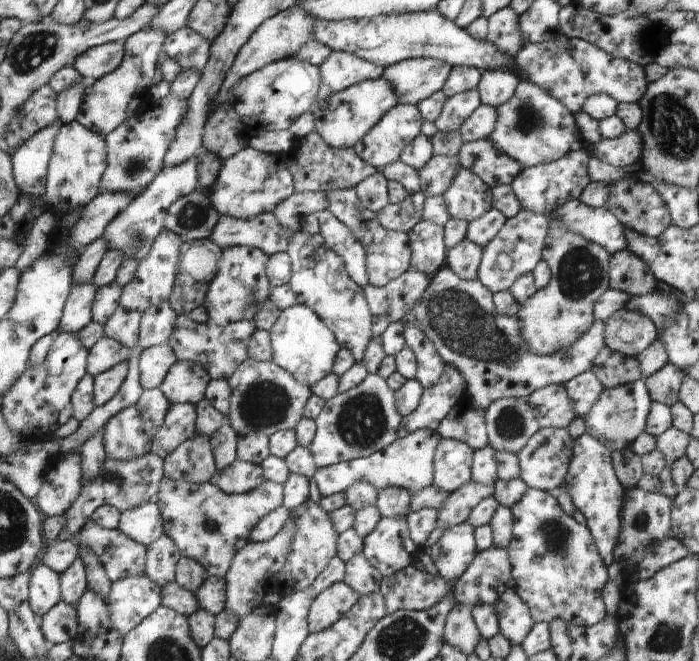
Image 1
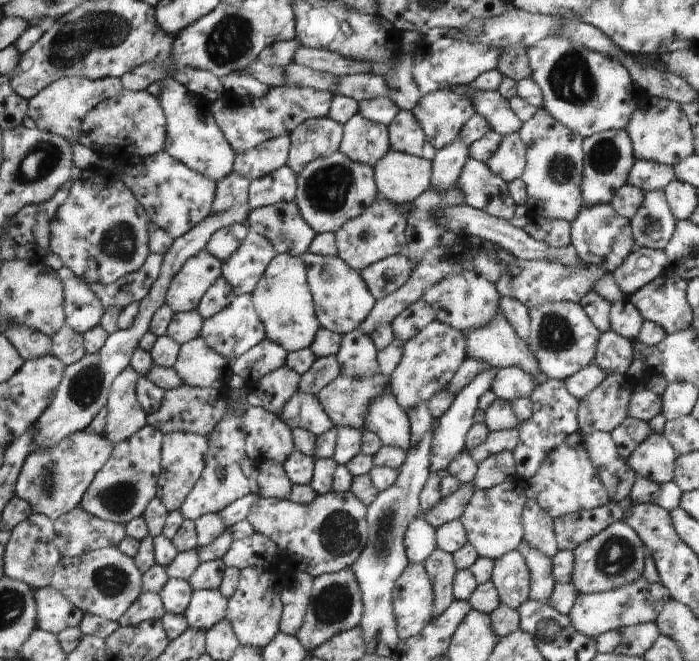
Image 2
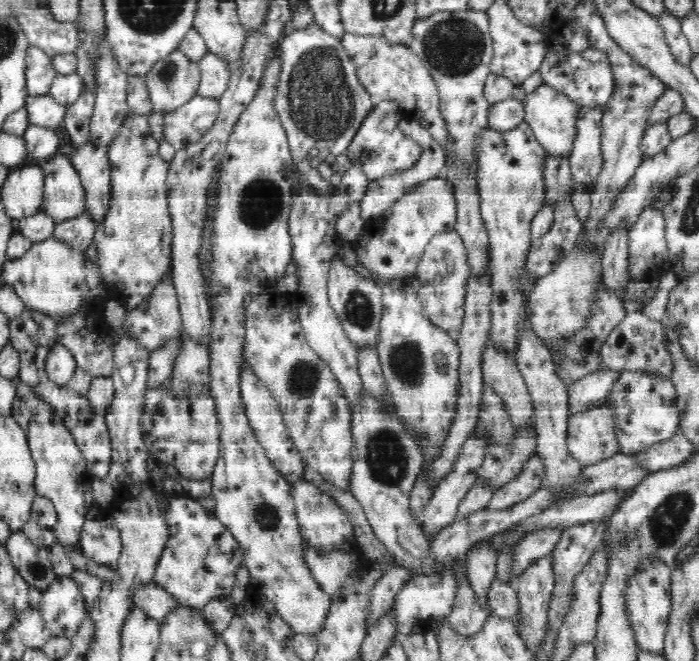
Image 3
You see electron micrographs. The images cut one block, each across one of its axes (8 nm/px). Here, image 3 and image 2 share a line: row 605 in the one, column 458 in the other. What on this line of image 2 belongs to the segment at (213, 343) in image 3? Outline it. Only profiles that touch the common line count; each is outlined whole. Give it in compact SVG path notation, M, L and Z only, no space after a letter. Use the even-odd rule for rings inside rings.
M469 269L445 277L434 286L430 286L422 296L434 310L439 322L449 325L462 334L489 324L499 310L500 298L494 283Z

